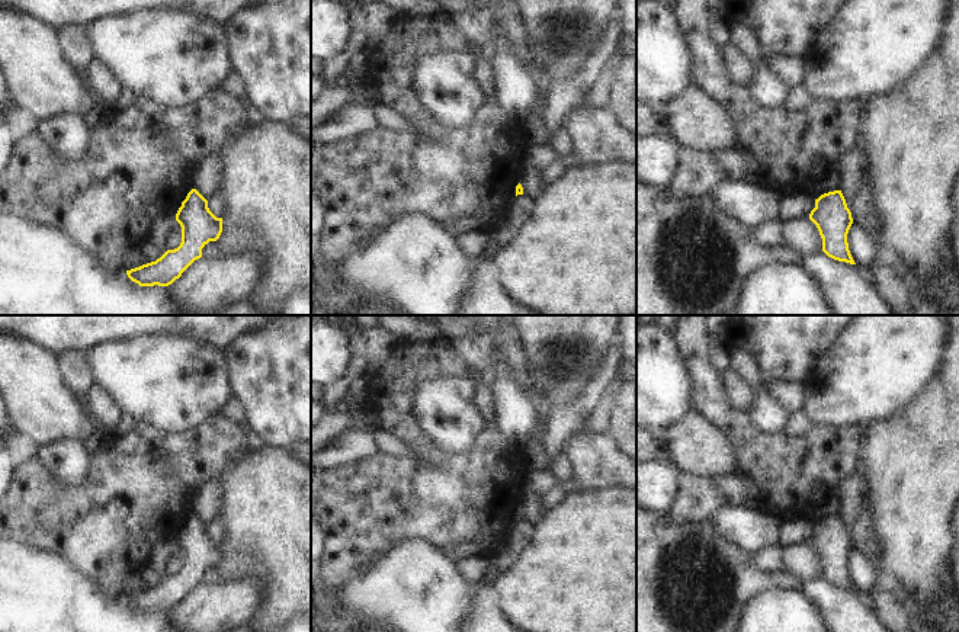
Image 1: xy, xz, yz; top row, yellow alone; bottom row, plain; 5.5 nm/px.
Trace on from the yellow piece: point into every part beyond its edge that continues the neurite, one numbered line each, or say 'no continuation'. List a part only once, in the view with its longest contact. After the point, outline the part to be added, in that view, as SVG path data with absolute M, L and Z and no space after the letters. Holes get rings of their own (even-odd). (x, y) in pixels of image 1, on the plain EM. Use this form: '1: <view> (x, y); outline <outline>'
no continuation

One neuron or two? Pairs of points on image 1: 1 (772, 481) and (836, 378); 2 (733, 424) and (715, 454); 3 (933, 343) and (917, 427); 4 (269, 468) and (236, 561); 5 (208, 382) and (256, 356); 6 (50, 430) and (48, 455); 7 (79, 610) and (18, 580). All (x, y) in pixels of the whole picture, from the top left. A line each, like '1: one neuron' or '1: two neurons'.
1: two neurons
2: two neurons
3: two neurons
4: one neuron
5: two neurons
6: two neurons
7: one neuron

